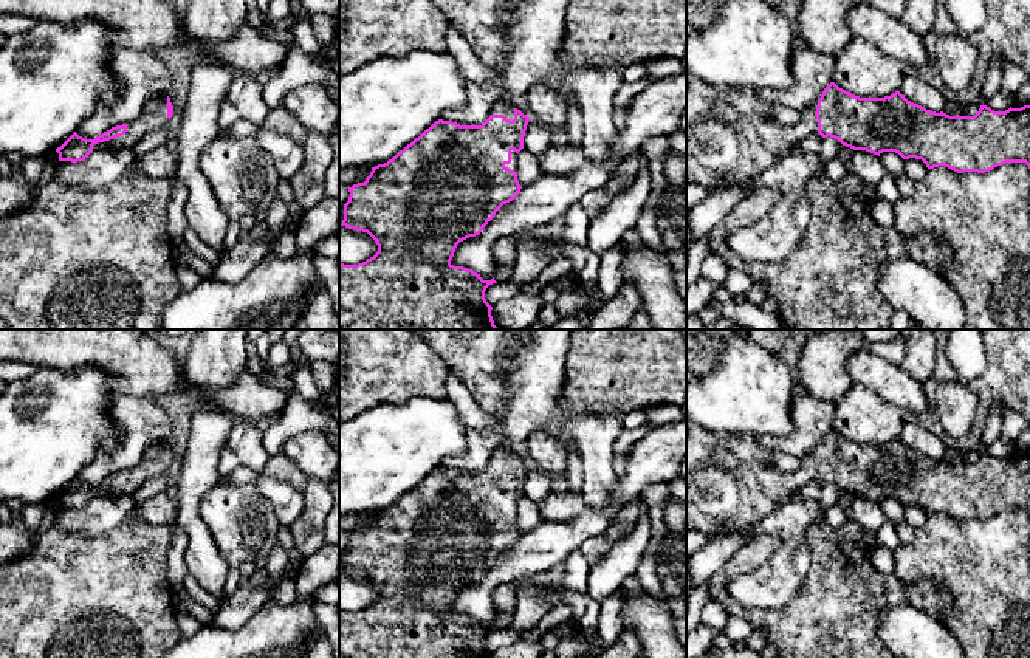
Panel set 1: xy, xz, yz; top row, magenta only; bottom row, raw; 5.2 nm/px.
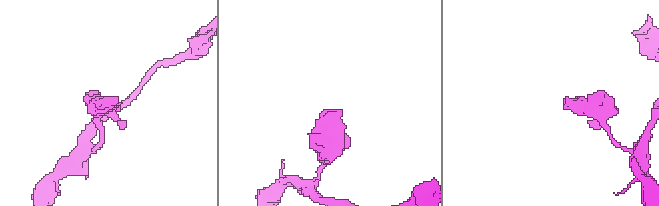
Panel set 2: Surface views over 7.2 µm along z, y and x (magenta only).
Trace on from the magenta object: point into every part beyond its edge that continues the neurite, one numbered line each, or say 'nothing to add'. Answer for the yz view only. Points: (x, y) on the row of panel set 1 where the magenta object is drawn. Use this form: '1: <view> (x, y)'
1: yz (731, 135)

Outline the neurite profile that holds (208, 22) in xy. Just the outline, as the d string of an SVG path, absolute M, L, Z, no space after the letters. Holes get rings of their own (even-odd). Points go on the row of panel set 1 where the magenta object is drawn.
M187 0L186 36L200 48L226 42L246 22L246 0Z

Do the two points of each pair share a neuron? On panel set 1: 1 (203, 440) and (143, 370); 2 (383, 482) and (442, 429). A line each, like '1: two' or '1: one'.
1: two
2: one

